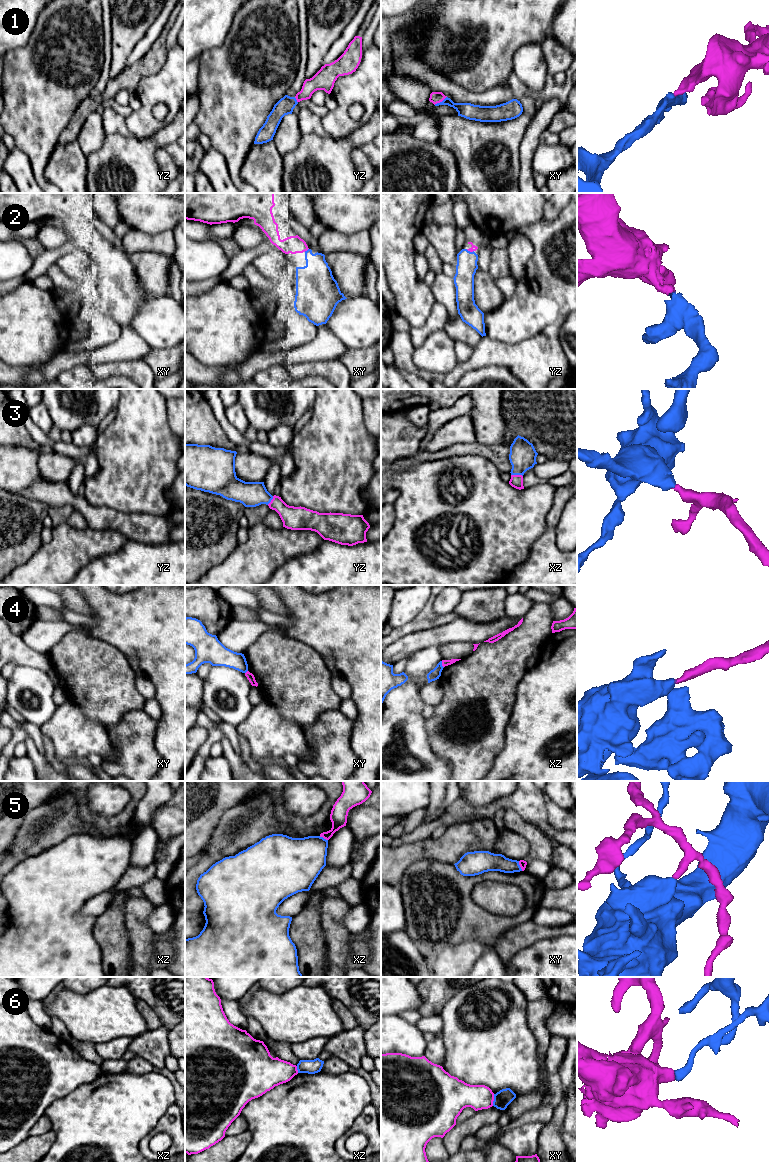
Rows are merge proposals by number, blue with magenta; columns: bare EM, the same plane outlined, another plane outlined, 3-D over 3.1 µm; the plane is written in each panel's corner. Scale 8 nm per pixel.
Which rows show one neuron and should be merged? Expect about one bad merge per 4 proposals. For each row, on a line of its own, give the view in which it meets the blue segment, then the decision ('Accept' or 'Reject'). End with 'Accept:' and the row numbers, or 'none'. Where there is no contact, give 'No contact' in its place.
1: Touches blue in xy. Accept
2: Touches blue in xy. Accept
3: Touches blue in xz. Accept
4: Touches blue in xz. Reject
5: Touches blue in xy. Reject
6: Touches blue in xy. Reject
Accept: 1, 2, 3

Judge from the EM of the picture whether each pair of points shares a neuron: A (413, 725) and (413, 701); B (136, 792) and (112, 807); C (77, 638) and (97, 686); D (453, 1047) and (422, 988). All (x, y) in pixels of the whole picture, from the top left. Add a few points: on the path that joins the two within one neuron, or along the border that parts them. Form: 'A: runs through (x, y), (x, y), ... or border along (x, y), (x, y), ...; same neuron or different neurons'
A: runs through (413, 719), (413, 707); same neuron
B: border along (128, 791), (129, 801), (119, 814); different neurons
C: runs through (77, 650), (77, 657), (94, 674); same neuron
D: border along (453, 996), (438, 1014); different neurons

